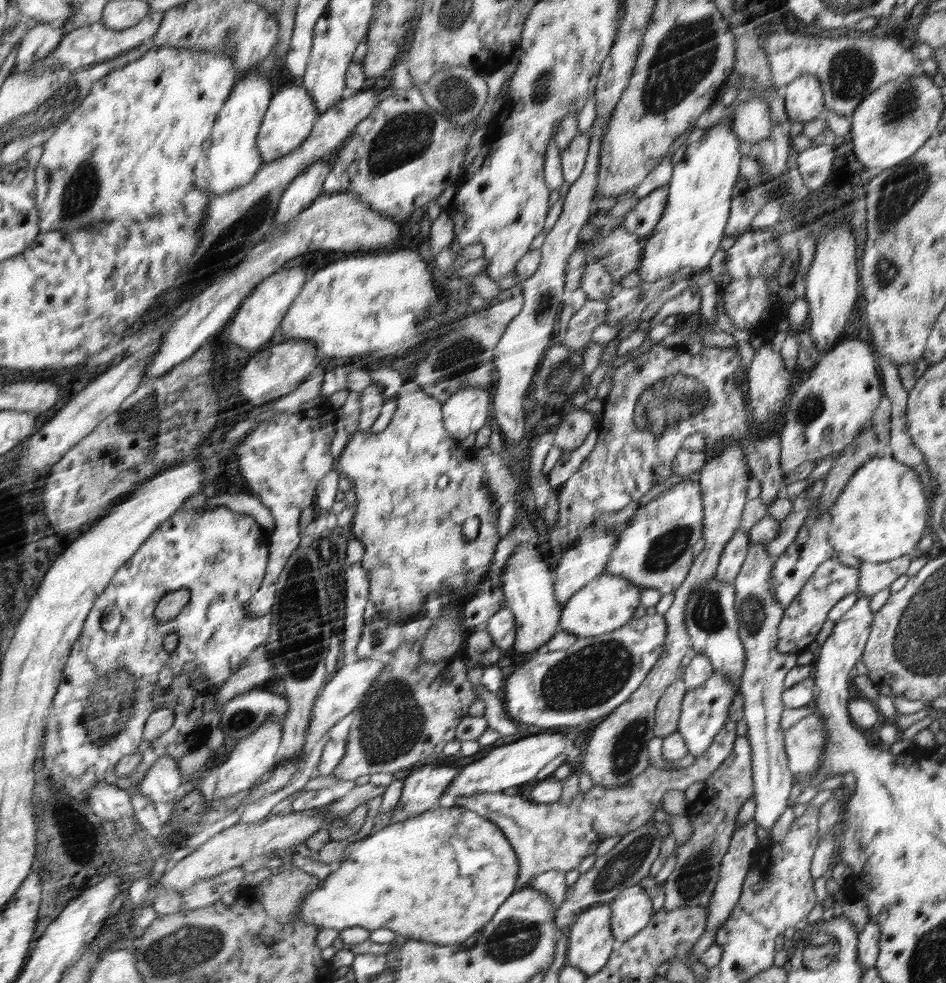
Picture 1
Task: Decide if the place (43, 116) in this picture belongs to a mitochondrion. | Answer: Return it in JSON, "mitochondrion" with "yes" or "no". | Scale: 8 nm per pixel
{"mitochondrion":"yes"}

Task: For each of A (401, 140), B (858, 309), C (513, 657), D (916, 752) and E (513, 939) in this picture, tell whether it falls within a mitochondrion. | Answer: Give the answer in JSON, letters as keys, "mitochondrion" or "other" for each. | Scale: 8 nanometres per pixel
{"A":"mitochondrion","B":"other","C":"other","D":"other","E":"mitochondrion"}

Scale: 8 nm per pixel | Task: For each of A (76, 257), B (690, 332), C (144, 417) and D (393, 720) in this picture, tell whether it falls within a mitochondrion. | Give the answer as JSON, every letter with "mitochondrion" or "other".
{"A":"other","B":"other","C":"mitochondrion","D":"mitochondrion"}

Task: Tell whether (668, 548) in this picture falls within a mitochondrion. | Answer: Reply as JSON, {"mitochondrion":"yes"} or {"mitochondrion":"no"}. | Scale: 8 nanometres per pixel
{"mitochondrion":"yes"}

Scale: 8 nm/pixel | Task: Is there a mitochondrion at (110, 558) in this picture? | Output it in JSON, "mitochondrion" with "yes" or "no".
{"mitochondrion":"no"}

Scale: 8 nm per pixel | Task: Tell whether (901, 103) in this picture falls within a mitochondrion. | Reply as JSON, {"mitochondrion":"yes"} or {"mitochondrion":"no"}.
{"mitochondrion":"yes"}

